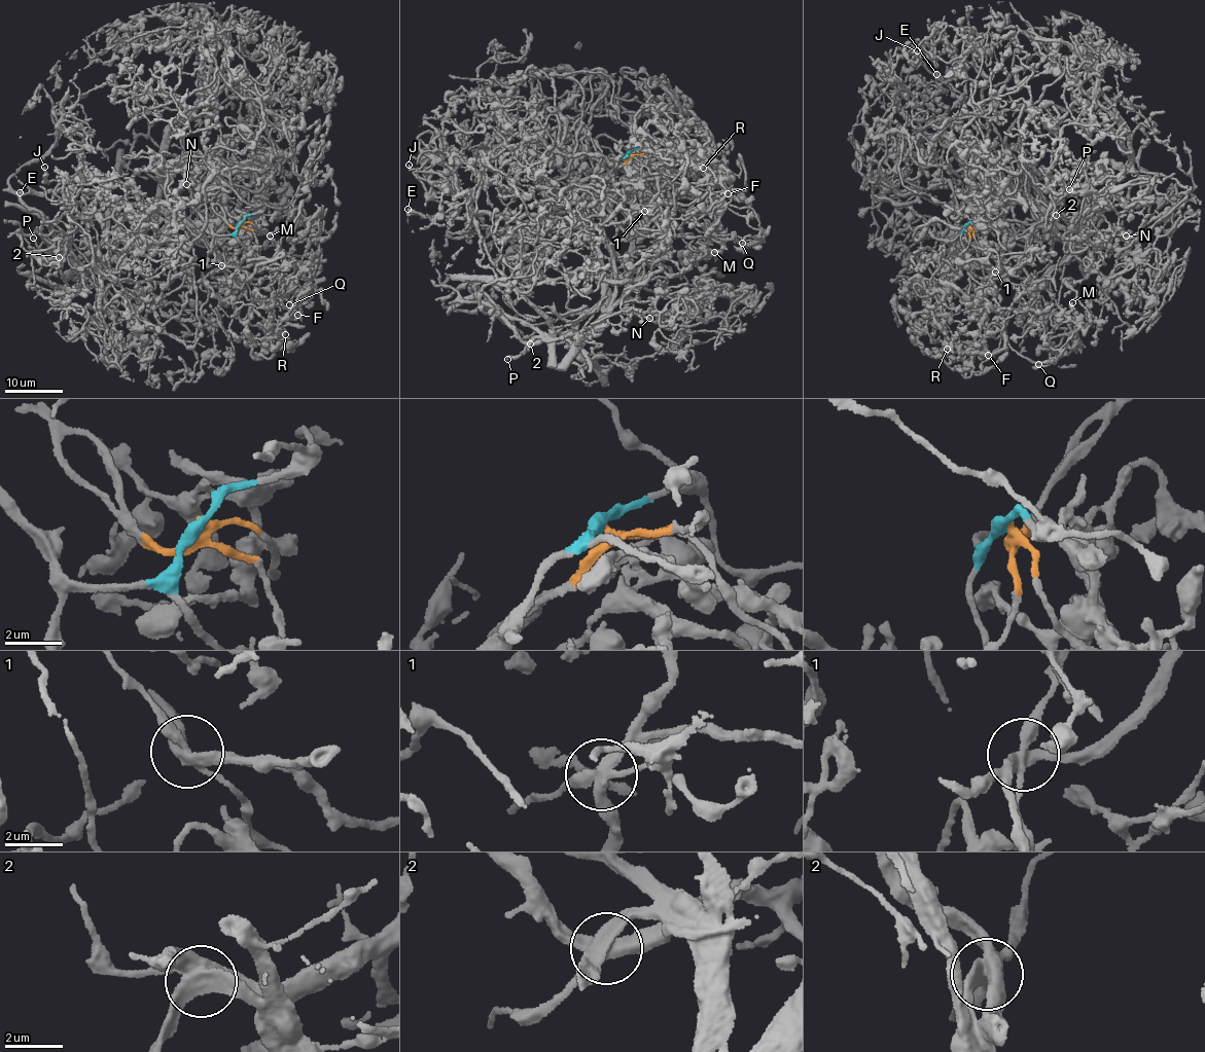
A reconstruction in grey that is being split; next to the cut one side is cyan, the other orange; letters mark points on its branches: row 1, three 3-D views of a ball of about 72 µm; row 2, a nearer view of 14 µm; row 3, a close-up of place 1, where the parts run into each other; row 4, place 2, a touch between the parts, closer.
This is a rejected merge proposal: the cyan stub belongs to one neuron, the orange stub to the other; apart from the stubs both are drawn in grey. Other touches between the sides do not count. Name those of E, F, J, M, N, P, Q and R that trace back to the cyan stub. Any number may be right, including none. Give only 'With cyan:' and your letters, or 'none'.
With cyan: E, J, P

